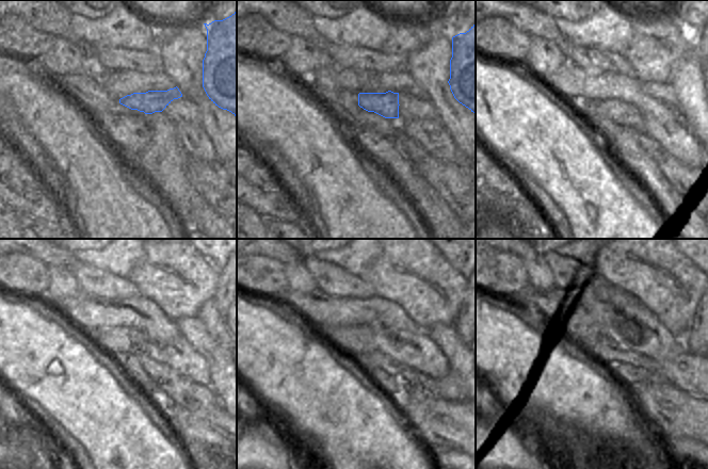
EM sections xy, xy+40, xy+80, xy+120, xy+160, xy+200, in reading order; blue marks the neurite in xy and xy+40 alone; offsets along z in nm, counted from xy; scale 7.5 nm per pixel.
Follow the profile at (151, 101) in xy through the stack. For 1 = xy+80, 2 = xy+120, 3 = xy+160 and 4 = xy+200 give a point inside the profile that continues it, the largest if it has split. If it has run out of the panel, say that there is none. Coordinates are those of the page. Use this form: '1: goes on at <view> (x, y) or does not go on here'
1: goes on at xy+80 (620, 112)
2: goes on at xy+120 (114, 340)
3: goes on at xy+160 (351, 340)
4: goes on at xy+200 (585, 327)

